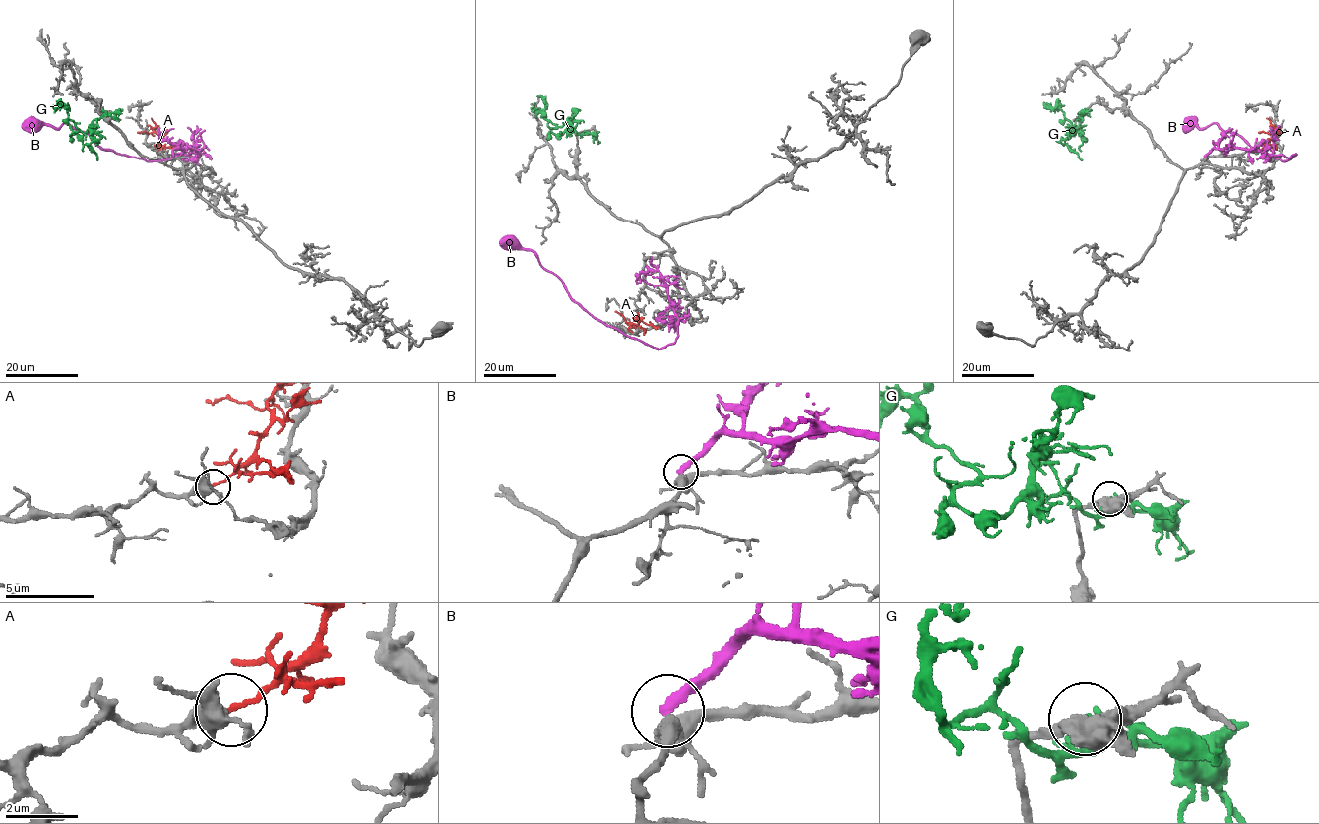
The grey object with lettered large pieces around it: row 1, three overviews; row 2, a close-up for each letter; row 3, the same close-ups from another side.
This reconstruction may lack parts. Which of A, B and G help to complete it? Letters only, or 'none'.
A

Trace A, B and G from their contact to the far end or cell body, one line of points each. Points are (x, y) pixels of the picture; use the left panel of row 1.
A: (158, 150), (160, 138), (157, 134), (137, 132)
B: (173, 156), (174, 149), (200, 154), (149, 161), (102, 150), (67, 123), (56, 129), (22, 128)
G: (105, 116), (95, 118), (83, 134), (78, 135), (74, 131), (78, 129), (68, 118), (67, 107), (59, 102)

